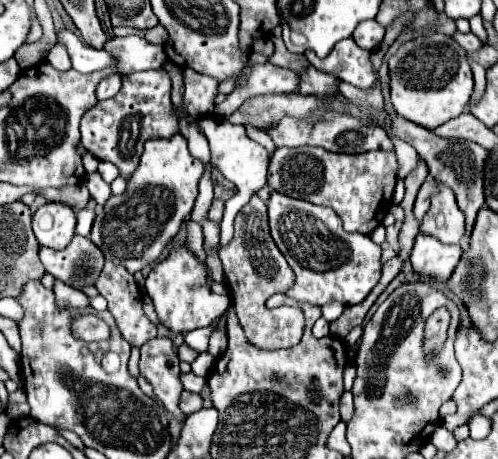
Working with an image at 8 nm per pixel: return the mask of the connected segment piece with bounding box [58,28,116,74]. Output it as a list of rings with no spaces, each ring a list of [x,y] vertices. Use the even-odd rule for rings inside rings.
[[[66,28],[58,32],[58,42],[68,50],[72,68],[78,70],[80,74],[90,74],[94,70],[102,70],[116,62],[106,50],[96,50],[96,48],[84,44],[74,32],[70,32]]]

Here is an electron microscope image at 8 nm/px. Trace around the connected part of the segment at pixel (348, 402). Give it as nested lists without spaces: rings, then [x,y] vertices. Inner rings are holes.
[[[344,392],[342,398],[340,398],[340,416],[344,422],[348,422],[352,418],[352,410],[354,410],[354,404],[352,404],[352,394],[350,392]]]

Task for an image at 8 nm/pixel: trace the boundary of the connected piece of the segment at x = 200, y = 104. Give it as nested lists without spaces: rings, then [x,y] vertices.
[[[186,68],[184,86],[186,86],[184,104],[182,104],[184,114],[192,118],[200,118],[214,110],[214,98],[218,94],[218,82],[214,82],[214,78]]]

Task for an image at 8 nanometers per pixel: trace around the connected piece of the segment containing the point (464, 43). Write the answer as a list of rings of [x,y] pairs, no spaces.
[[[456,32],[456,34],[454,34],[454,40],[458,40],[460,46],[462,46],[466,52],[476,52],[476,50],[482,48],[480,38],[474,36],[472,32],[470,32],[470,34],[460,34],[460,32]]]

